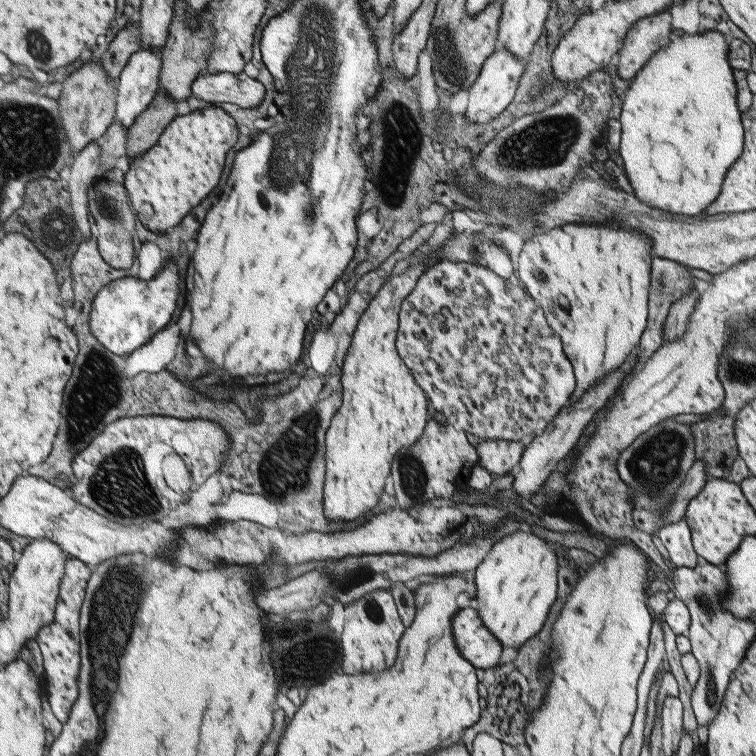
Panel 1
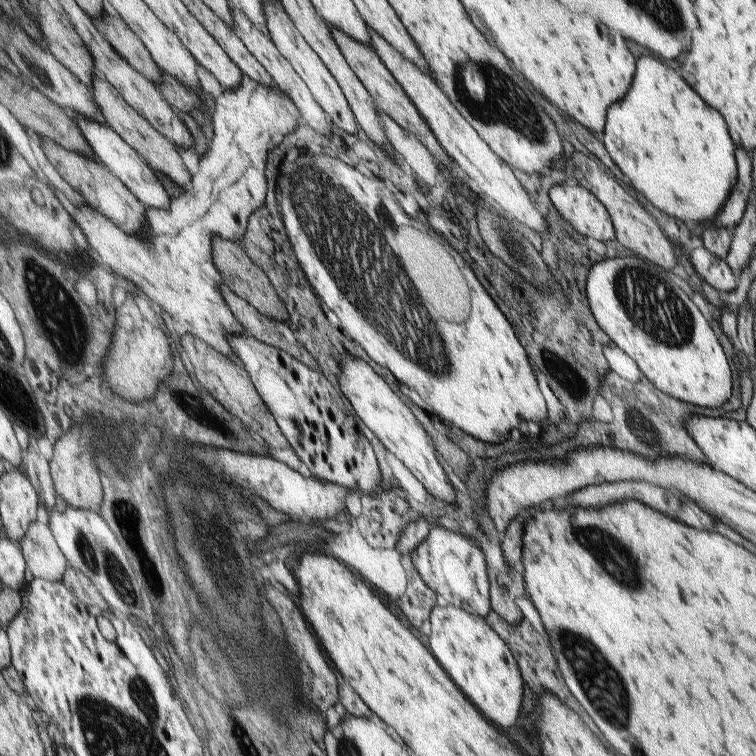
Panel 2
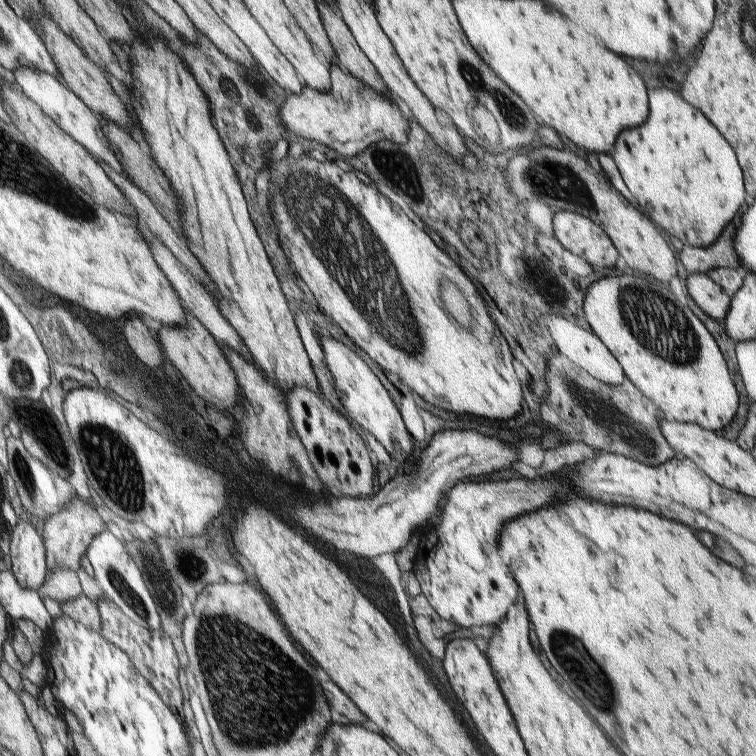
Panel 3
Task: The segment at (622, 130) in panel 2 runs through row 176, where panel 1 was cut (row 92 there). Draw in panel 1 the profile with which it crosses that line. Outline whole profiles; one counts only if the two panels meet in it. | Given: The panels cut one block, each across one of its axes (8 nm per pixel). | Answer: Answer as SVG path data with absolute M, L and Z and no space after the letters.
M705 30L702 34L688 34L671 41L669 46L661 48L643 66L642 71L638 72L635 78L629 80L628 91L621 97L623 100L622 112L619 121L622 124L622 135L620 141L620 156L624 164L625 174L634 190L638 200L644 204L665 210L672 214L684 214L686 216L696 216L702 210L706 210L720 194L724 177L730 167L740 158L743 151L745 132L741 121L741 112L737 105L737 87L734 84L732 68L728 64L728 44L724 40L724 35L717 30Z

